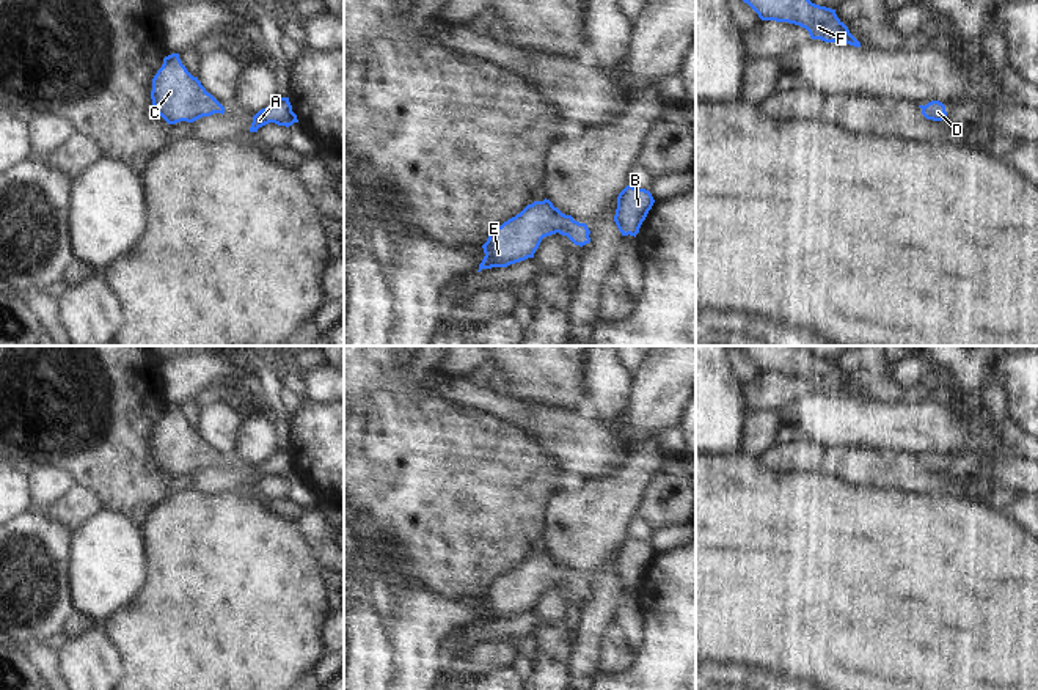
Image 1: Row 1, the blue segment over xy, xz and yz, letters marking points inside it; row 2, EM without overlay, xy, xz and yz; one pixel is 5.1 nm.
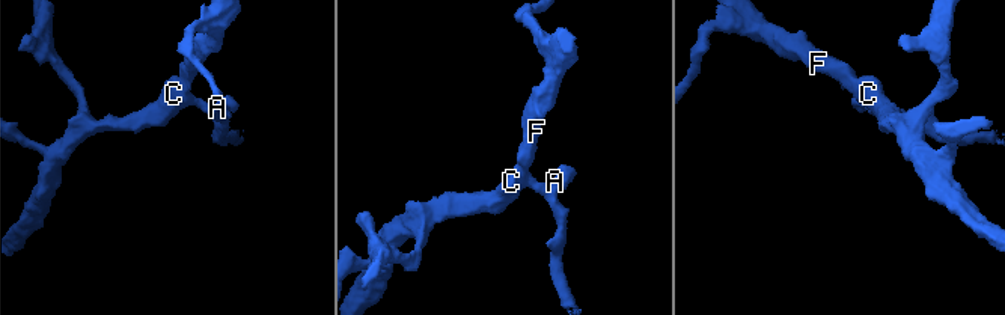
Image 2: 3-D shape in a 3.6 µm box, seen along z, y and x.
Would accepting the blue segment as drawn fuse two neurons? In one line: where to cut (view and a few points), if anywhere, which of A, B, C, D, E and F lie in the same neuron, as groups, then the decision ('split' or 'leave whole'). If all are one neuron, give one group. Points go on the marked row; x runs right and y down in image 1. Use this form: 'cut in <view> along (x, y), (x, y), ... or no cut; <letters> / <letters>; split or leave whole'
no cut; A B C D E F; leave whole

